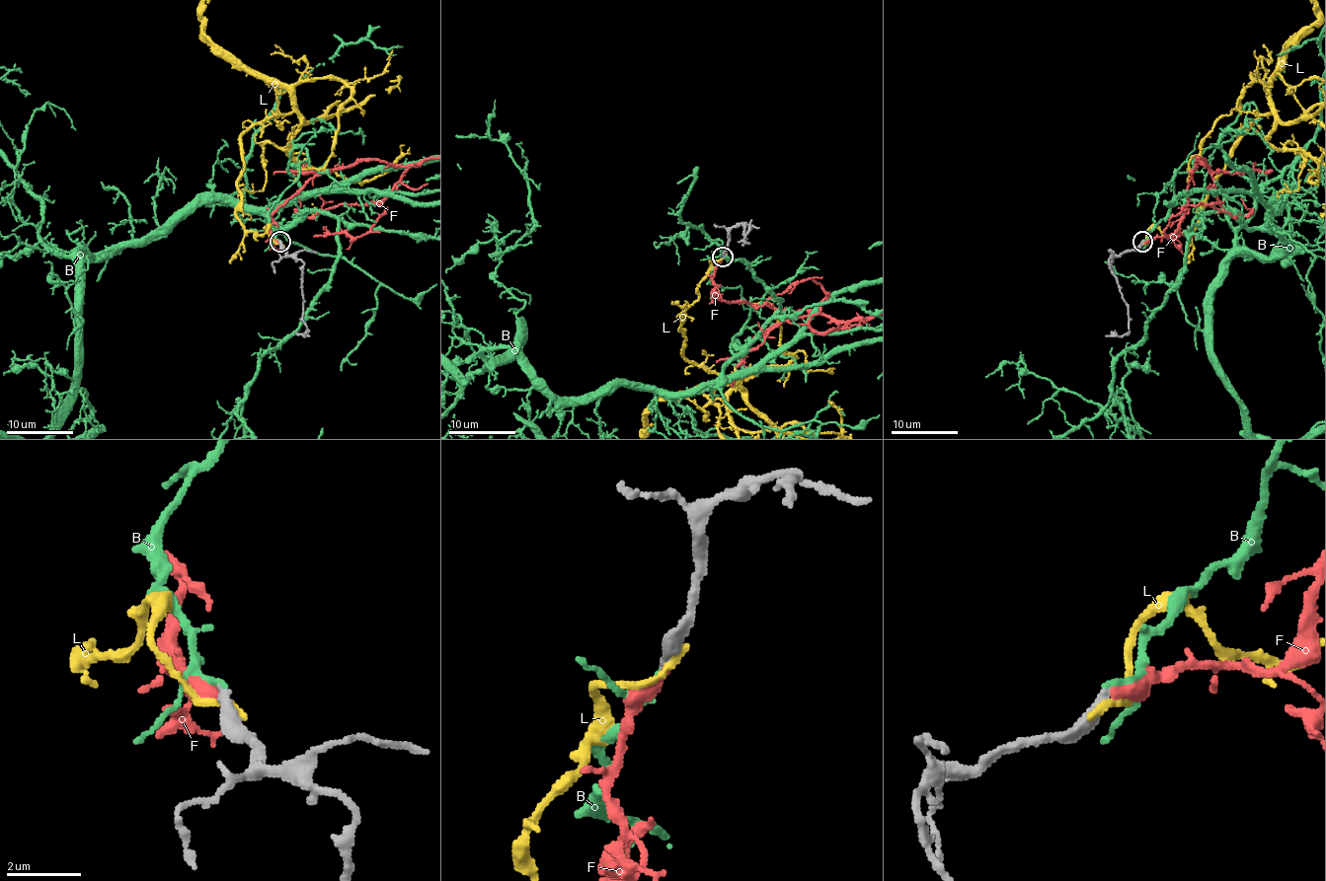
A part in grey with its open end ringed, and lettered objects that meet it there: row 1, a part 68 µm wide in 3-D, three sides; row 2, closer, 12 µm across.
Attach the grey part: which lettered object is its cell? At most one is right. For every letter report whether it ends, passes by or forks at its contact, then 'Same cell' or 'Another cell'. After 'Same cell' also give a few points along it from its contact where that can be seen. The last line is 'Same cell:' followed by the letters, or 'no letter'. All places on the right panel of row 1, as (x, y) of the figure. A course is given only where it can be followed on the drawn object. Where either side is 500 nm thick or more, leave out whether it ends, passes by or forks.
B: It ends there. Another cell
F: It ends there. Same cell
L: It ends there. Another cell
Same cell: F

